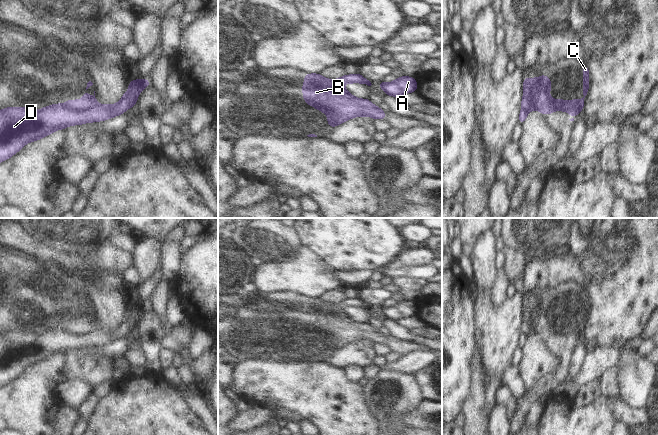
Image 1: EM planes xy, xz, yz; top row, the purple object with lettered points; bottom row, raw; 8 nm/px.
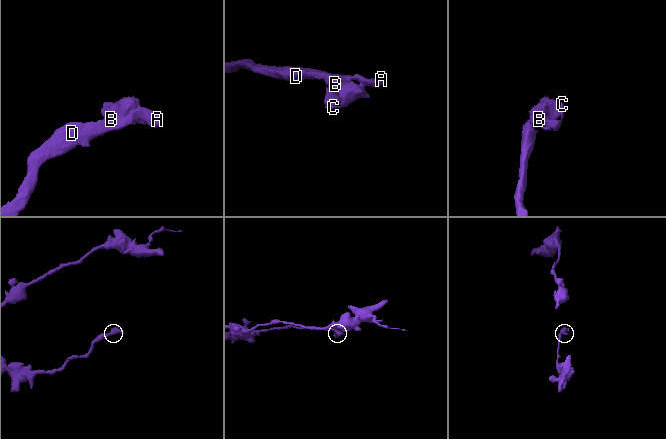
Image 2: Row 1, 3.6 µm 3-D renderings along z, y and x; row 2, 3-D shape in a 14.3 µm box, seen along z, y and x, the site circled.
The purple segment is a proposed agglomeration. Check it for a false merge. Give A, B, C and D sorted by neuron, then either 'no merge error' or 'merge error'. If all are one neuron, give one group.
groups A D / B C; merge error

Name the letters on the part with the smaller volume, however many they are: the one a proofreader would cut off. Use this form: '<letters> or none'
B, C

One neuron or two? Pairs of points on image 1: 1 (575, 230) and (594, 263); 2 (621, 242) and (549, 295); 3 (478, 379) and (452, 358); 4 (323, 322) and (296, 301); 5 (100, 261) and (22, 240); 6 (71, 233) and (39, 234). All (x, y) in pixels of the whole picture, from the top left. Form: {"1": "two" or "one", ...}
{"1": "two", "2": "one", "3": "two", "4": "one", "5": "one", "6": "one"}

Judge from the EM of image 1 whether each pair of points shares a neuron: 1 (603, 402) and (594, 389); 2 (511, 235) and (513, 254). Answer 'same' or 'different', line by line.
1: different
2: different

